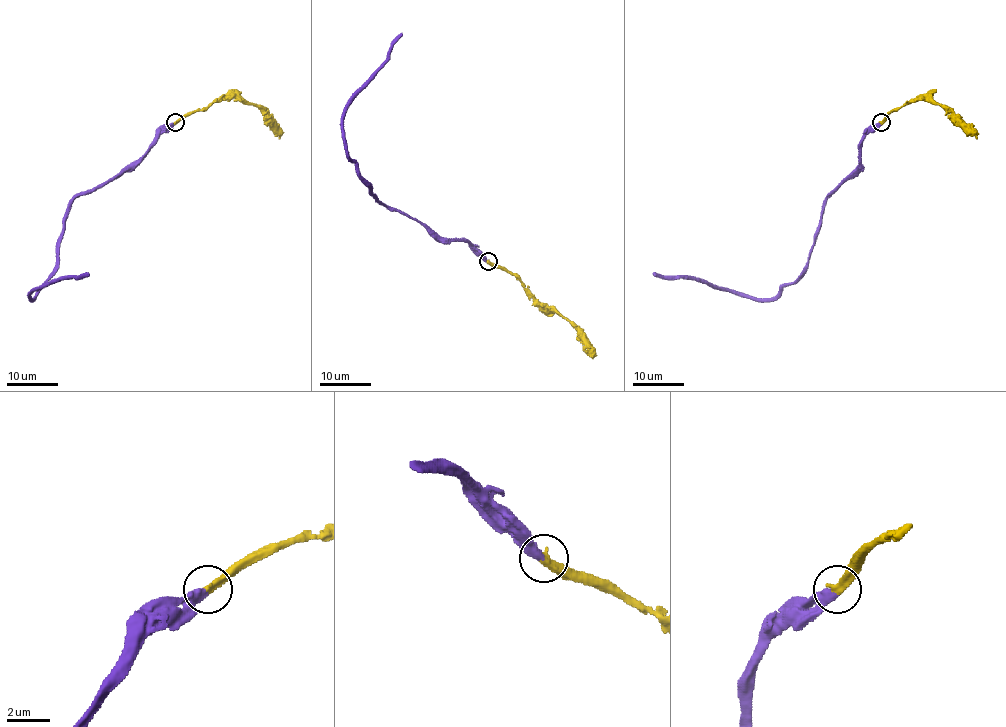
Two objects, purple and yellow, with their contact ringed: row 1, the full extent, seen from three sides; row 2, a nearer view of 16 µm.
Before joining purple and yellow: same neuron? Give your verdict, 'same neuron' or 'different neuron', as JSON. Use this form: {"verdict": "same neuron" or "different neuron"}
{"verdict": "same neuron"}

